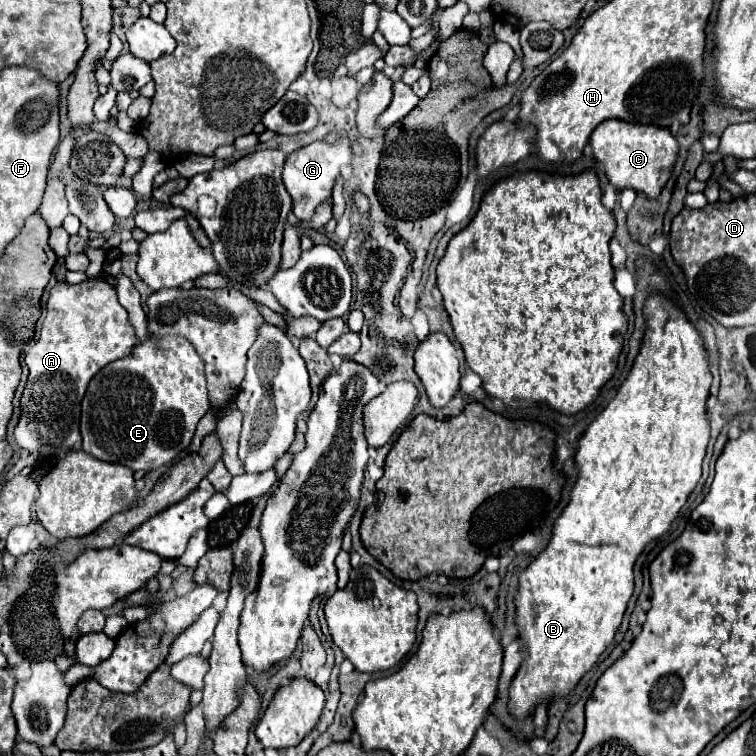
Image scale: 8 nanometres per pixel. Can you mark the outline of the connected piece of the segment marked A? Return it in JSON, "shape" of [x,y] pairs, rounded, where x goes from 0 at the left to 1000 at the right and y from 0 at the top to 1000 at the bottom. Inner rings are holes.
{"shape":[[[118,368],[107,376],[75,373],[67,381],[67,392],[62,397],[62,418],[54,434],[54,444],[49,455],[33,468],[38,503],[28,524],[28,553],[20,566],[20,587],[38,601],[49,598],[54,603],[78,603],[91,598],[102,585],[107,585],[104,545],[107,545],[107,529],[118,503],[136,484],[171,471],[179,452],[181,450],[168,423],[168,410],[157,402],[155,386],[144,373],[139,373],[136,368],[128,370]]]}

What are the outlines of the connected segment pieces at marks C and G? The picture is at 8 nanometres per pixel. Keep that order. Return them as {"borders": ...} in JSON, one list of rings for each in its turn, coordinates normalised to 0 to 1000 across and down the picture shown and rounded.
{"borders":[[[[800,159],[800,164],[792,164],[784,172],[779,190],[787,209],[798,214],[806,241],[816,251],[837,249],[843,254],[853,254],[856,262],[869,262],[874,257],[877,246],[888,235],[888,225],[898,204],[898,190],[882,169],[861,164],[827,164],[827,159]]],[[[454,180],[454,185],[446,185],[443,190],[433,188],[414,188],[393,201],[382,204],[374,220],[374,243],[388,262],[388,283],[396,291],[409,291],[417,280],[417,275],[438,262],[438,249],[443,243],[443,235],[448,233],[448,225],[454,217],[464,214],[464,185]]]]}

